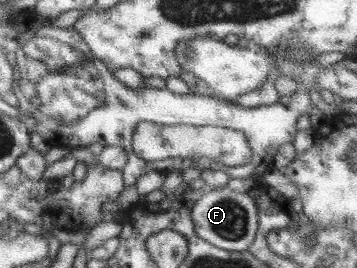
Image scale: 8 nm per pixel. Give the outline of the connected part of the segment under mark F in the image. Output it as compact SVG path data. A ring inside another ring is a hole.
M229 188L208 189L191 208L195 230L199 237L223 250L247 251L253 244L258 230L258 209L248 193Z

